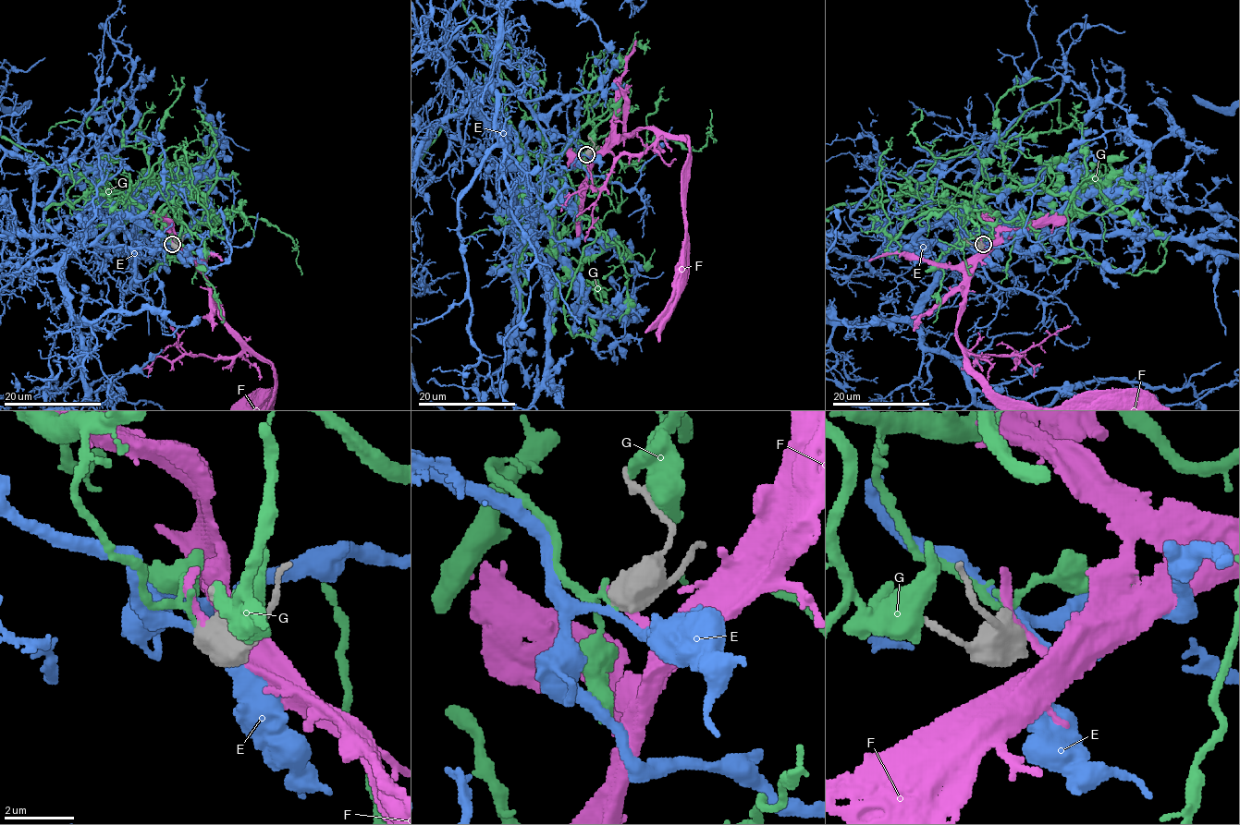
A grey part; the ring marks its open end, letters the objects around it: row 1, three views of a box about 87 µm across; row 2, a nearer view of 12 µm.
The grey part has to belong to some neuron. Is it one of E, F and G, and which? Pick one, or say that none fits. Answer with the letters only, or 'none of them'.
E

